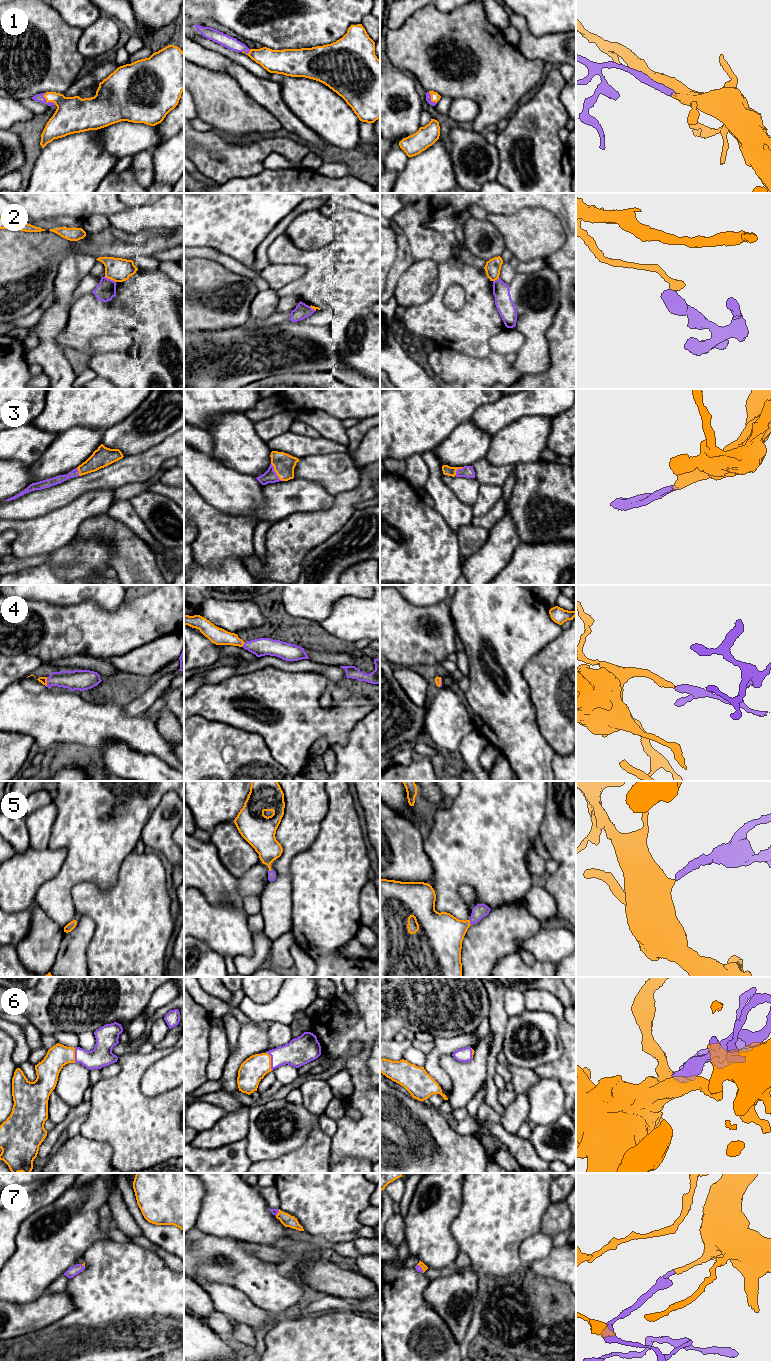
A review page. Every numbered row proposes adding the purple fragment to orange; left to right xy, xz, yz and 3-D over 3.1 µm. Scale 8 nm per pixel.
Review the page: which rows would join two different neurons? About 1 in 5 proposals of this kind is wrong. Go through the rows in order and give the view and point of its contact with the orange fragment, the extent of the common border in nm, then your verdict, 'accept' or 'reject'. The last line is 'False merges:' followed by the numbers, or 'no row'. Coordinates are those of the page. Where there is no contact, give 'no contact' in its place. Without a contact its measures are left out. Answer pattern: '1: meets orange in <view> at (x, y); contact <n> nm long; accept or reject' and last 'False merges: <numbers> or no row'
1: meets orange in xy at (48, 101); contact 130 nm long; accept
2: meets orange in xy at (110, 278); contact 110 nm long; reject
3: meets orange in xz at (275, 471); contact 170 nm long; accept
4: meets orange in xy at (46, 681); contact 70 nm long; accept
5: meets orange in yz at (469, 922); contact 40 nm long; accept
6: meets orange in xz at (270, 1061); contact 160 nm long; accept
7: meets orange in yz at (421, 1267); contact 90 nm long; accept
False merges: 2

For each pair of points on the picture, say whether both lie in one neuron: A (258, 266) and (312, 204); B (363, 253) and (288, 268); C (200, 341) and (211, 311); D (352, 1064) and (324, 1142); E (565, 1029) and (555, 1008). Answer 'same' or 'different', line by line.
A: same
B: same
C: different
D: different
E: different

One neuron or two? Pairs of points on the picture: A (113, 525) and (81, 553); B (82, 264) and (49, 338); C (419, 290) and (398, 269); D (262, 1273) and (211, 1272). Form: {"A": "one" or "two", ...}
{"A": "two", "B": "one", "C": "two", "D": "one"}

